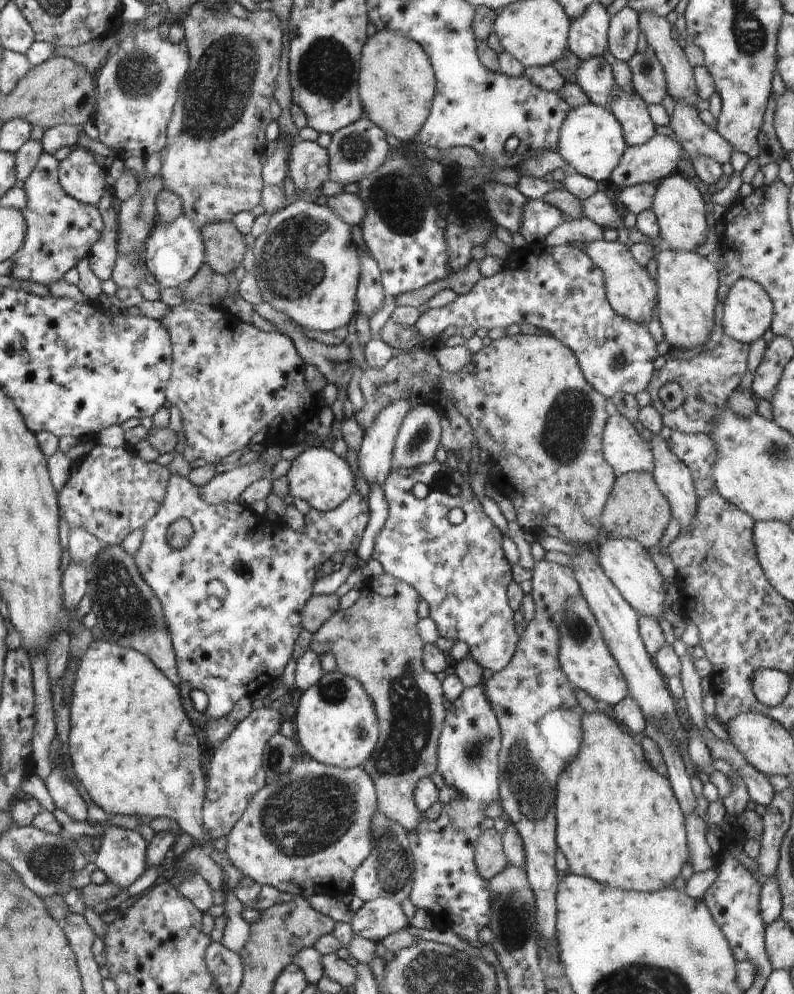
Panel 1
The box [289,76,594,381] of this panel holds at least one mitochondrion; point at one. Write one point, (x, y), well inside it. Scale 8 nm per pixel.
(398, 201)

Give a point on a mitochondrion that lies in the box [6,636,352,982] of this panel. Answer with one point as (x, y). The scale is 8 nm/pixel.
(52, 863)

